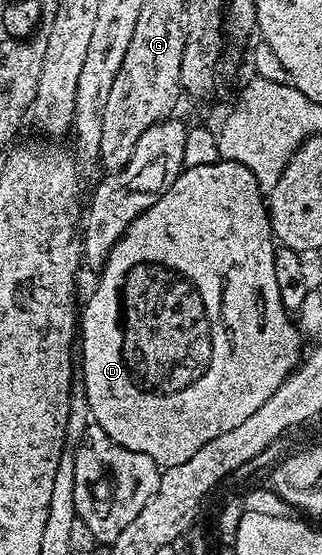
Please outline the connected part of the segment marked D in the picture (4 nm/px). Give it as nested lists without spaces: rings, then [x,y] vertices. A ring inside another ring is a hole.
[[[218,159],[217,164],[197,164],[186,167],[185,171],[181,173],[175,183],[171,186],[171,190],[167,190],[167,194],[163,194],[163,198],[159,198],[159,202],[155,202],[155,206],[151,206],[145,211],[139,219],[133,223],[132,227],[128,229],[122,236],[120,243],[112,249],[109,255],[109,261],[105,268],[102,269],[101,281],[97,284],[97,289],[89,296],[89,301],[84,301],[83,313],[81,316],[81,343],[83,342],[83,376],[85,378],[85,389],[83,395],[89,401],[92,419],[102,428],[103,431],[108,432],[113,440],[119,442],[119,446],[124,448],[134,448],[139,454],[147,454],[151,459],[156,460],[158,465],[168,466],[170,464],[182,464],[187,462],[187,458],[191,458],[191,454],[195,454],[203,446],[207,446],[207,442],[211,442],[211,438],[219,438],[219,434],[223,434],[227,430],[231,430],[235,426],[239,426],[239,422],[246,421],[251,418],[251,414],[255,414],[255,410],[259,410],[261,406],[273,394],[275,394],[278,387],[285,383],[290,372],[297,367],[299,361],[302,359],[303,351],[301,352],[301,340],[303,341],[302,333],[299,331],[298,325],[293,324],[290,313],[284,308],[283,302],[280,300],[279,285],[275,278],[275,270],[273,269],[273,258],[275,253],[275,237],[273,235],[273,227],[269,225],[269,210],[263,203],[263,191],[259,182],[255,178],[255,174],[251,169],[245,165],[239,165],[230,160]]]

